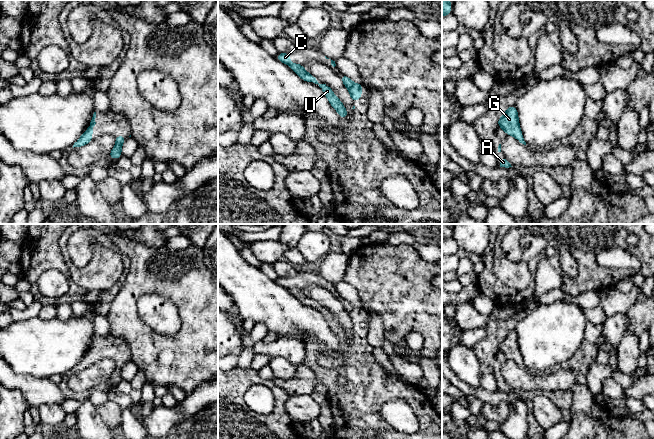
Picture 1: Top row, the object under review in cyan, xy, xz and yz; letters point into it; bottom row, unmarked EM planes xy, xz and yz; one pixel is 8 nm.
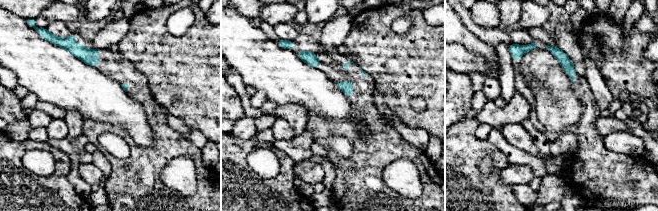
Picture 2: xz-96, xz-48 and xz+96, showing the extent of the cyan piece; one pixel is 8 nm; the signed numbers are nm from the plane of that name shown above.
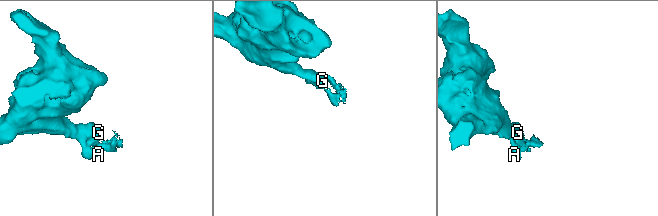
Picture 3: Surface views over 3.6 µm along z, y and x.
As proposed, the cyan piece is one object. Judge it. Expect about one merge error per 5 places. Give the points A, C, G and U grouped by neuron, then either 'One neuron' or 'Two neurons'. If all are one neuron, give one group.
Groups: A C G U. One neuron

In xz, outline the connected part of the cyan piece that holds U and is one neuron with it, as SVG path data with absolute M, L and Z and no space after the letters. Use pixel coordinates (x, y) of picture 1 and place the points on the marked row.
M278 53L276 59L289 66L302 80L318 84L325 93L329 103L339 113L340 117L344 120L348 116L347 110L340 99L334 95L332 89L326 84L319 84L315 77L304 70L303 65L296 63L292 64L290 62L290 53Z

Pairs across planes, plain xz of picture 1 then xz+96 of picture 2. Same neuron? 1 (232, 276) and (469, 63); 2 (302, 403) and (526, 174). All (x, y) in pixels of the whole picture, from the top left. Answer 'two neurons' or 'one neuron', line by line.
1: two neurons
2: one neuron

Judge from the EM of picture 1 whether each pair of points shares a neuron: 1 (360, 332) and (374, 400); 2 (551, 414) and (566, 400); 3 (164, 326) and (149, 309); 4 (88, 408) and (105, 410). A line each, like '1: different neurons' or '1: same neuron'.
1: same neuron
2: different neurons
3: same neuron
4: different neurons

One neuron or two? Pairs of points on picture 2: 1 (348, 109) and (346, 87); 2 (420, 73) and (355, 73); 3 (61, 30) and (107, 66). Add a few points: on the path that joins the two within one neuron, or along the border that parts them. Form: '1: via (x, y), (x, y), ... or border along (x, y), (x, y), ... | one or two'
1: border along (332, 80), (355, 108), (359, 118) | two
2: border along (358, 65), (373, 79), (376, 90) | two
3: border along (46, 28), (58, 37), (67, 37), (72, 33) | two

